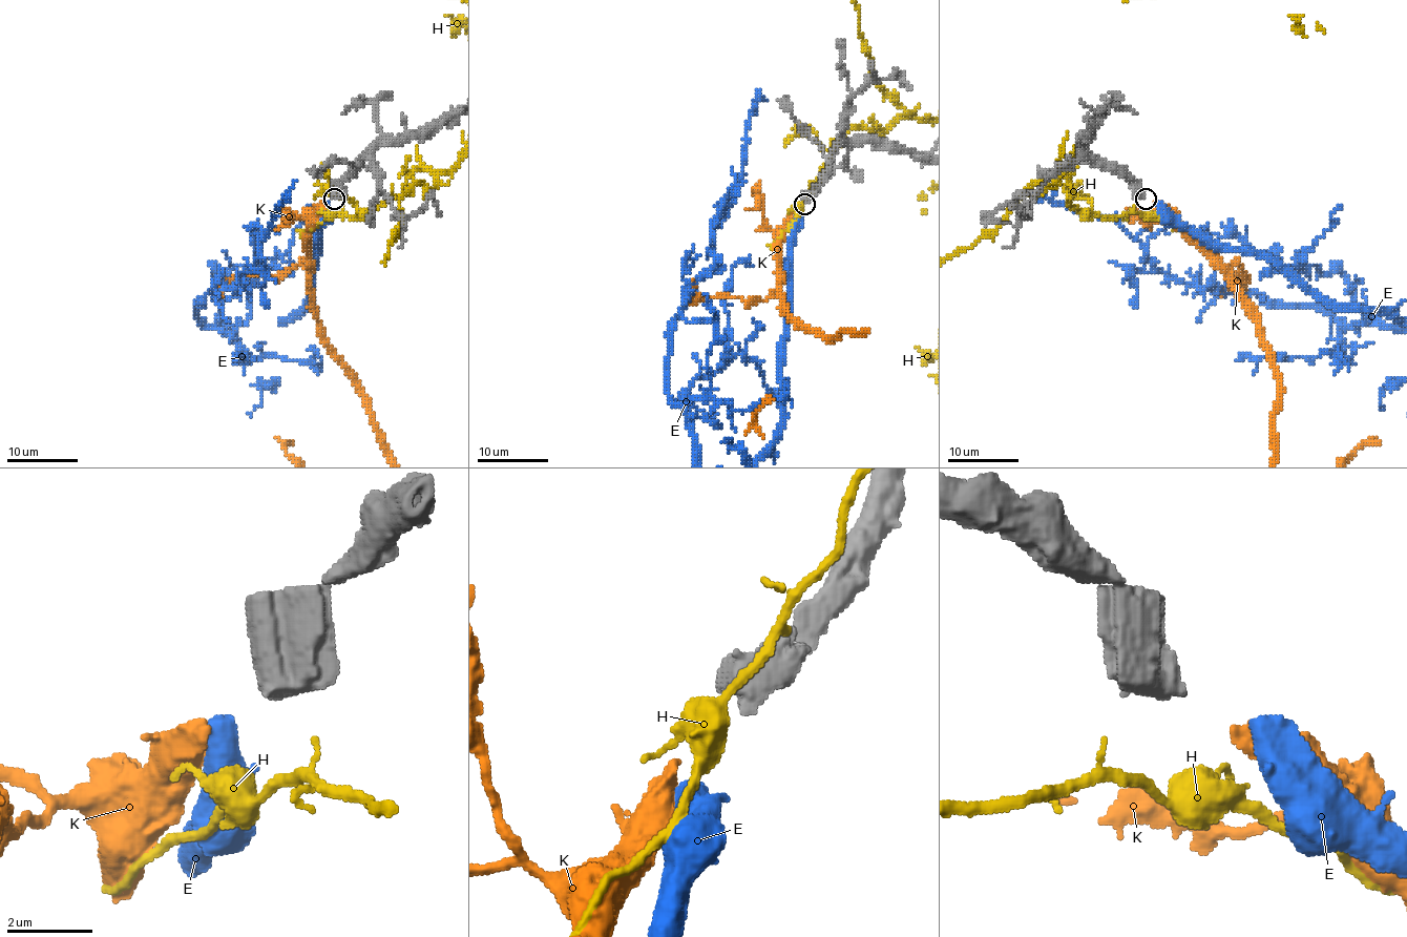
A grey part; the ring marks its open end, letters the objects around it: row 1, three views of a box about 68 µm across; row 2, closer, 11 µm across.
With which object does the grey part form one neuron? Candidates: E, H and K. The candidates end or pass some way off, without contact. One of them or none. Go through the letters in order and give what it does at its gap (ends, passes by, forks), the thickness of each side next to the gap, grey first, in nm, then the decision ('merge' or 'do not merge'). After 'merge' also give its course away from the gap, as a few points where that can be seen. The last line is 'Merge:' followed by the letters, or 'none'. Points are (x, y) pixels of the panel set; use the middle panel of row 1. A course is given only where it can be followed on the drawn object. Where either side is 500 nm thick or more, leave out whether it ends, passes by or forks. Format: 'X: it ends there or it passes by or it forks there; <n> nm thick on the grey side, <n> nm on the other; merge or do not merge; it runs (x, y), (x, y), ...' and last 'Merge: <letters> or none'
E: 550 nm thick on the grey side, 600 nm on the other; do not merge
H: 550 nm thick on the grey side, 550 nm on the other; do not merge
K: 550 nm thick on the grey side, 440 nm on the other; merge
Merge: K

